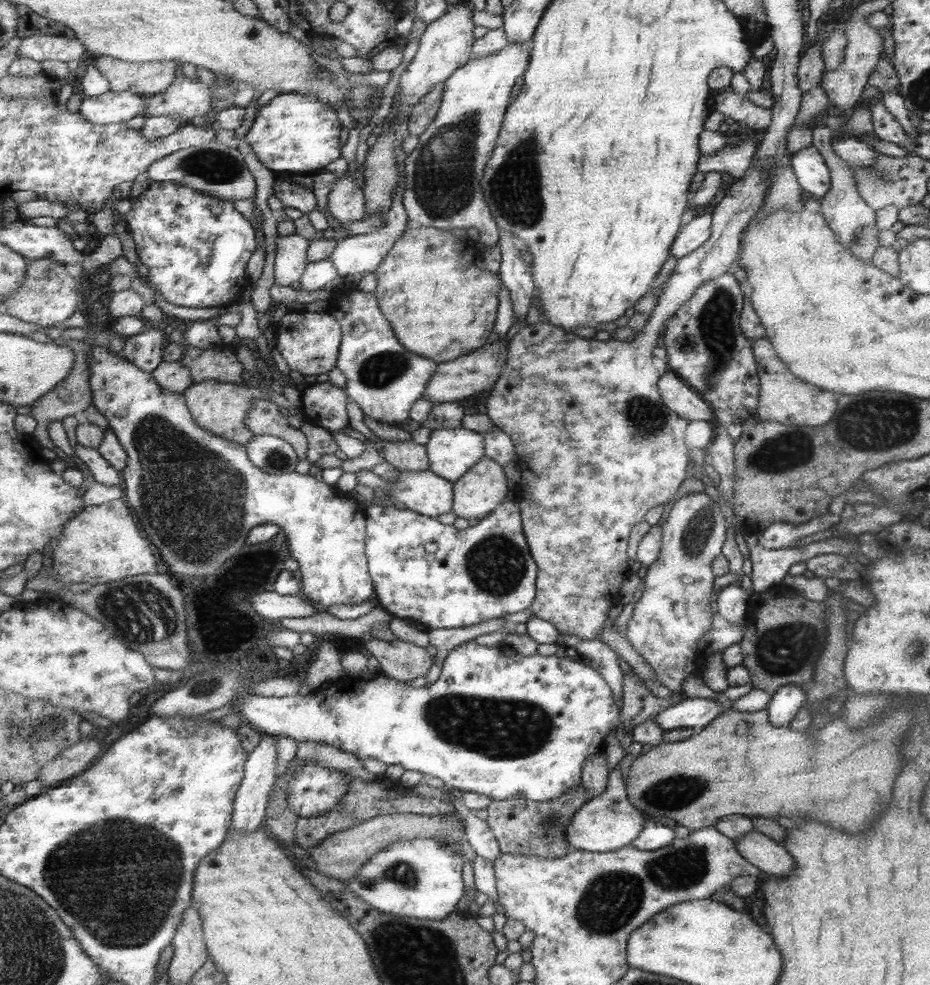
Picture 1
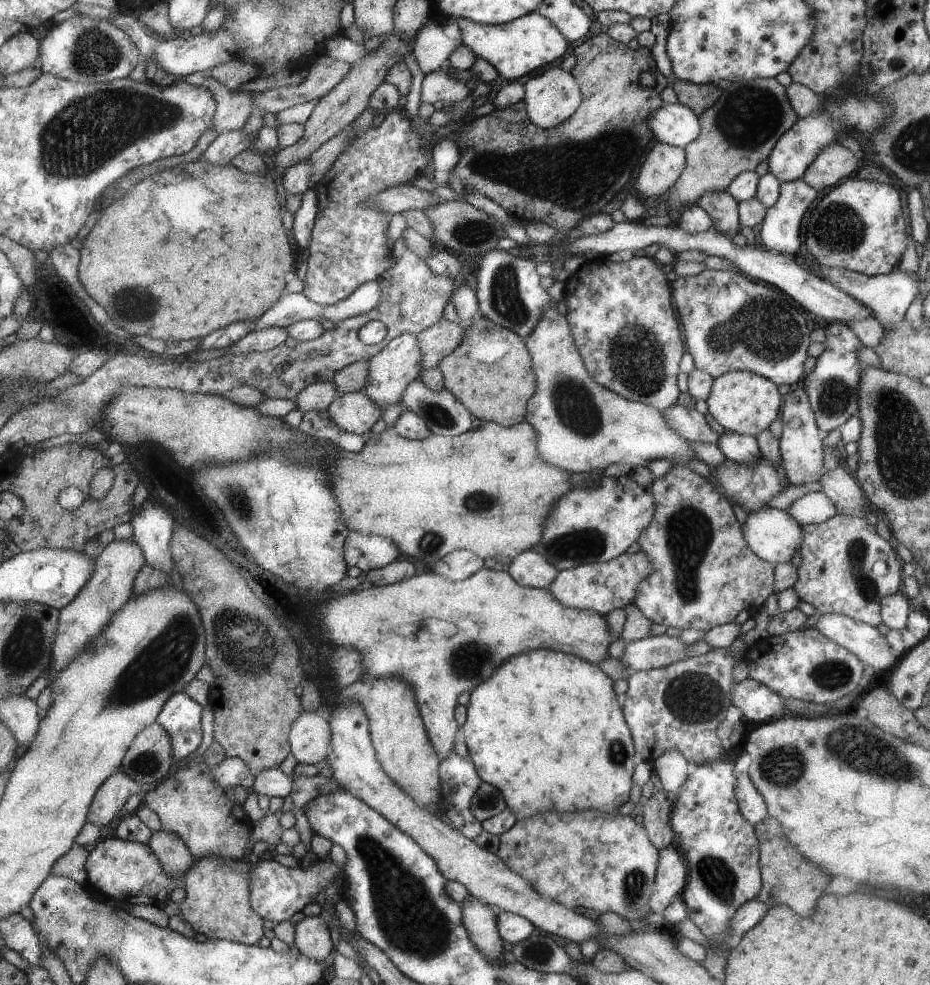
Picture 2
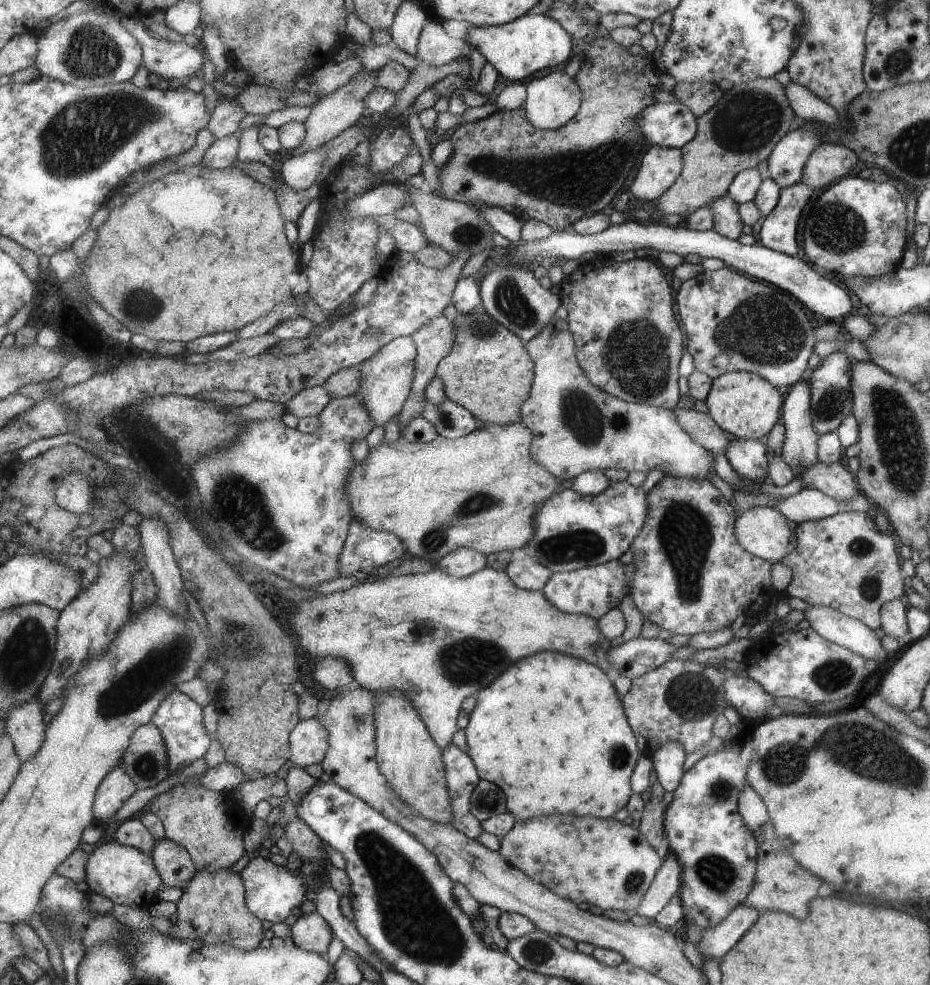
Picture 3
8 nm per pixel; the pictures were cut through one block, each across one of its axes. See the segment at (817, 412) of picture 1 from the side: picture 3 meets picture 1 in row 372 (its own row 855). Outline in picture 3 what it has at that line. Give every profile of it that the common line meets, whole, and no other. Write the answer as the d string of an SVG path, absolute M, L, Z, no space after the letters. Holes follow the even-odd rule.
M765 822L759 830L753 832L755 840L757 840L757 874L755 874L755 882L753 882L753 890L749 892L749 896L745 898L745 902L741 906L749 906L755 908L759 912L785 912L791 914L795 918L805 918L807 910L809 910L809 902L813 900L813 896L817 894L817 888L821 886L821 880L811 874L809 870L805 870L793 856L789 850L783 850L779 846L777 852L777 834L773 832L771 822Z

